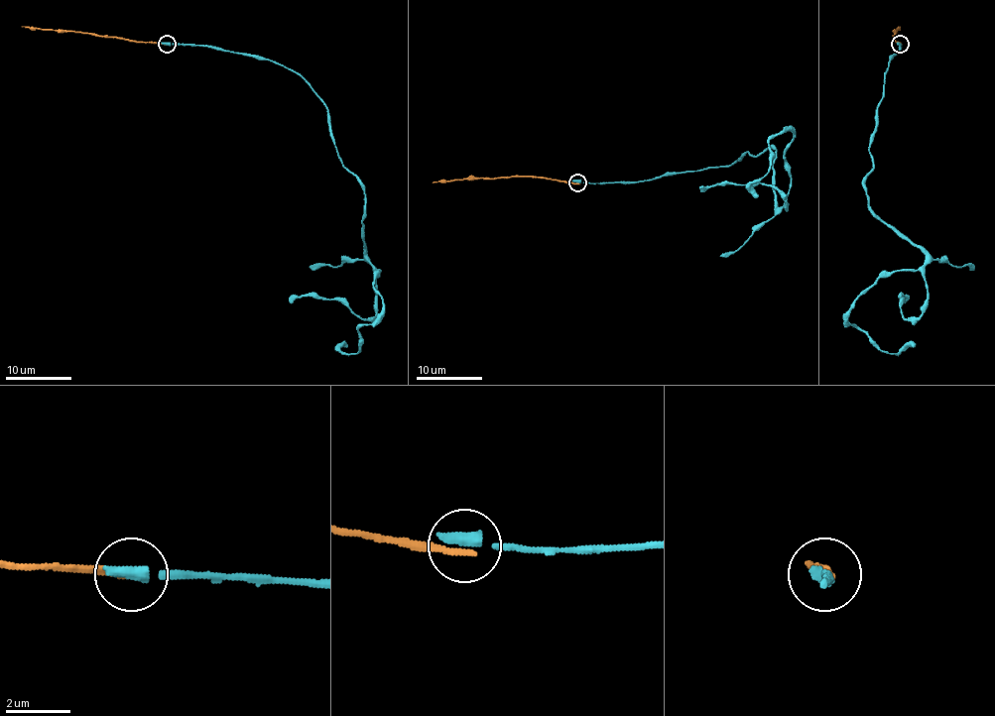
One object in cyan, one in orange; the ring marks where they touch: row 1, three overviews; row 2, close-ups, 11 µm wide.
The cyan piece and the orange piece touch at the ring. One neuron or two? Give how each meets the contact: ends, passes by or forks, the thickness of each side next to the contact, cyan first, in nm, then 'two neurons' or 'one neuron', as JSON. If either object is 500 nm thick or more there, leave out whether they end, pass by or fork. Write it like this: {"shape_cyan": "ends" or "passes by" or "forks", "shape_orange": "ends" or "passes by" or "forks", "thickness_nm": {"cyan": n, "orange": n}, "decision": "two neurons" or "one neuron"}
{"shape_cyan": "ends", "shape_orange": "ends", "thickness_nm": {"cyan": 440, "orange": 200}, "decision": "two neurons"}

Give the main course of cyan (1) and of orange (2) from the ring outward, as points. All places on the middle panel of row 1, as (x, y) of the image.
1: (577, 181), (728, 167), (769, 147), (779, 208), (789, 129), (769, 141), (756, 198)
2: (577, 183), (538, 177), (433, 181)

